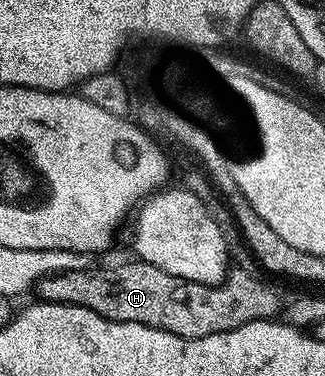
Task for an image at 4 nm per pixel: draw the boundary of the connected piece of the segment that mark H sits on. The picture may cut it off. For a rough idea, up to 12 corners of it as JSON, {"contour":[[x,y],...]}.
{"contour":[[132,261],[37,280],[46,303],[198,339],[276,316],[249,271],[219,287]]}

